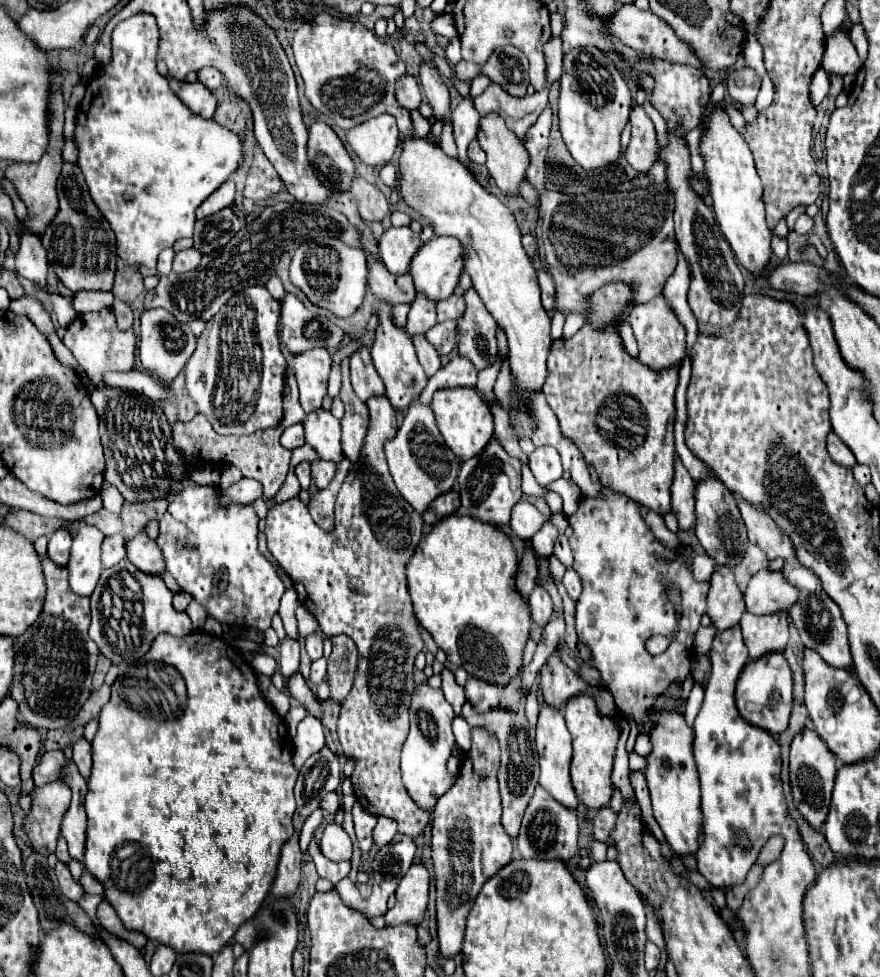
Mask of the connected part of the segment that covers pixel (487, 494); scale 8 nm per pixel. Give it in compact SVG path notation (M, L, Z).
M492 439L482 453L462 459L460 463L460 501L462 501L462 511L482 519L492 525L508 525L510 523L510 513L512 507L520 501L522 491L520 491L520 461L510 457L504 447Z

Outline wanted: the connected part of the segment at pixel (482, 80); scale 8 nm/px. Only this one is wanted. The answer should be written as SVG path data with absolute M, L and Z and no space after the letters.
M480 74L472 81L470 89L471 96L475 97L483 93L490 83L491 81L486 77L486 75Z

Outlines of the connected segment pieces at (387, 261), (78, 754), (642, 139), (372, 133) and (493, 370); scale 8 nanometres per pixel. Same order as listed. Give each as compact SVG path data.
M390 227L382 233L378 241L386 269L396 275L408 271L408 263L420 245L422 245L420 237L414 235L410 227L398 227L398 229Z
M82 737L82 739L78 739L78 741L74 743L74 749L72 749L72 759L74 759L74 763L78 765L80 773L88 779L88 775L90 775L90 767L92 767L90 741L86 741L84 737Z
M634 105L632 113L630 113L630 125L632 125L632 139L630 139L630 145L624 155L636 171L646 173L652 167L652 163L656 159L656 151L658 151L654 123L646 115L644 107Z
M380 115L346 133L352 151L366 165L380 167L390 163L398 147L398 127L392 115Z
M496 355L495 361L490 366L478 372L476 389L478 389L478 391L482 391L488 399L496 399L492 389L494 389L501 365L501 357Z

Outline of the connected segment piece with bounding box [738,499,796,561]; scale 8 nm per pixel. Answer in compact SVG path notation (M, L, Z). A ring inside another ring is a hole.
M740 499L738 503L742 519L746 523L748 529L748 539L752 545L760 547L768 559L786 559L790 561L790 557L796 557L796 549L792 547L788 535L784 535L776 523L768 517L768 513L762 507L754 507L746 501Z

